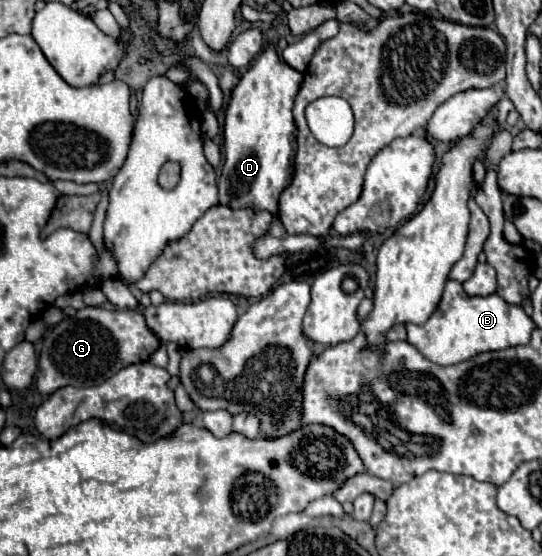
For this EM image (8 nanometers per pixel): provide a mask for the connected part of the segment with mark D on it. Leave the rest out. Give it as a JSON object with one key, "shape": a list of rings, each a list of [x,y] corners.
{"shape":[[[270,44],[262,50],[256,62],[246,70],[240,82],[234,86],[232,96],[226,106],[226,120],[224,120],[224,168],[218,182],[220,190],[220,204],[230,208],[258,208],[276,212],[278,210],[278,196],[288,184],[290,166],[294,158],[294,138],[296,138],[296,124],[292,118],[294,98],[302,84],[302,72],[290,68]]]}

